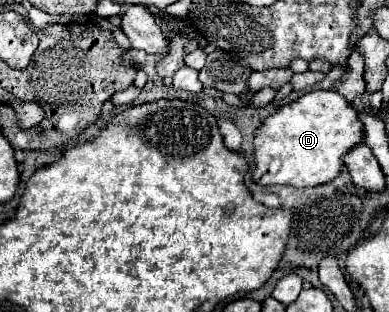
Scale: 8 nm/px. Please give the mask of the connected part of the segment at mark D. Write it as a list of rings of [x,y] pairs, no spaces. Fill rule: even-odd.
[[[313,90],[285,104],[269,116],[255,134],[255,172],[261,186],[291,184],[295,188],[319,186],[335,180],[343,170],[343,156],[365,138],[363,122],[353,104],[335,90]]]

